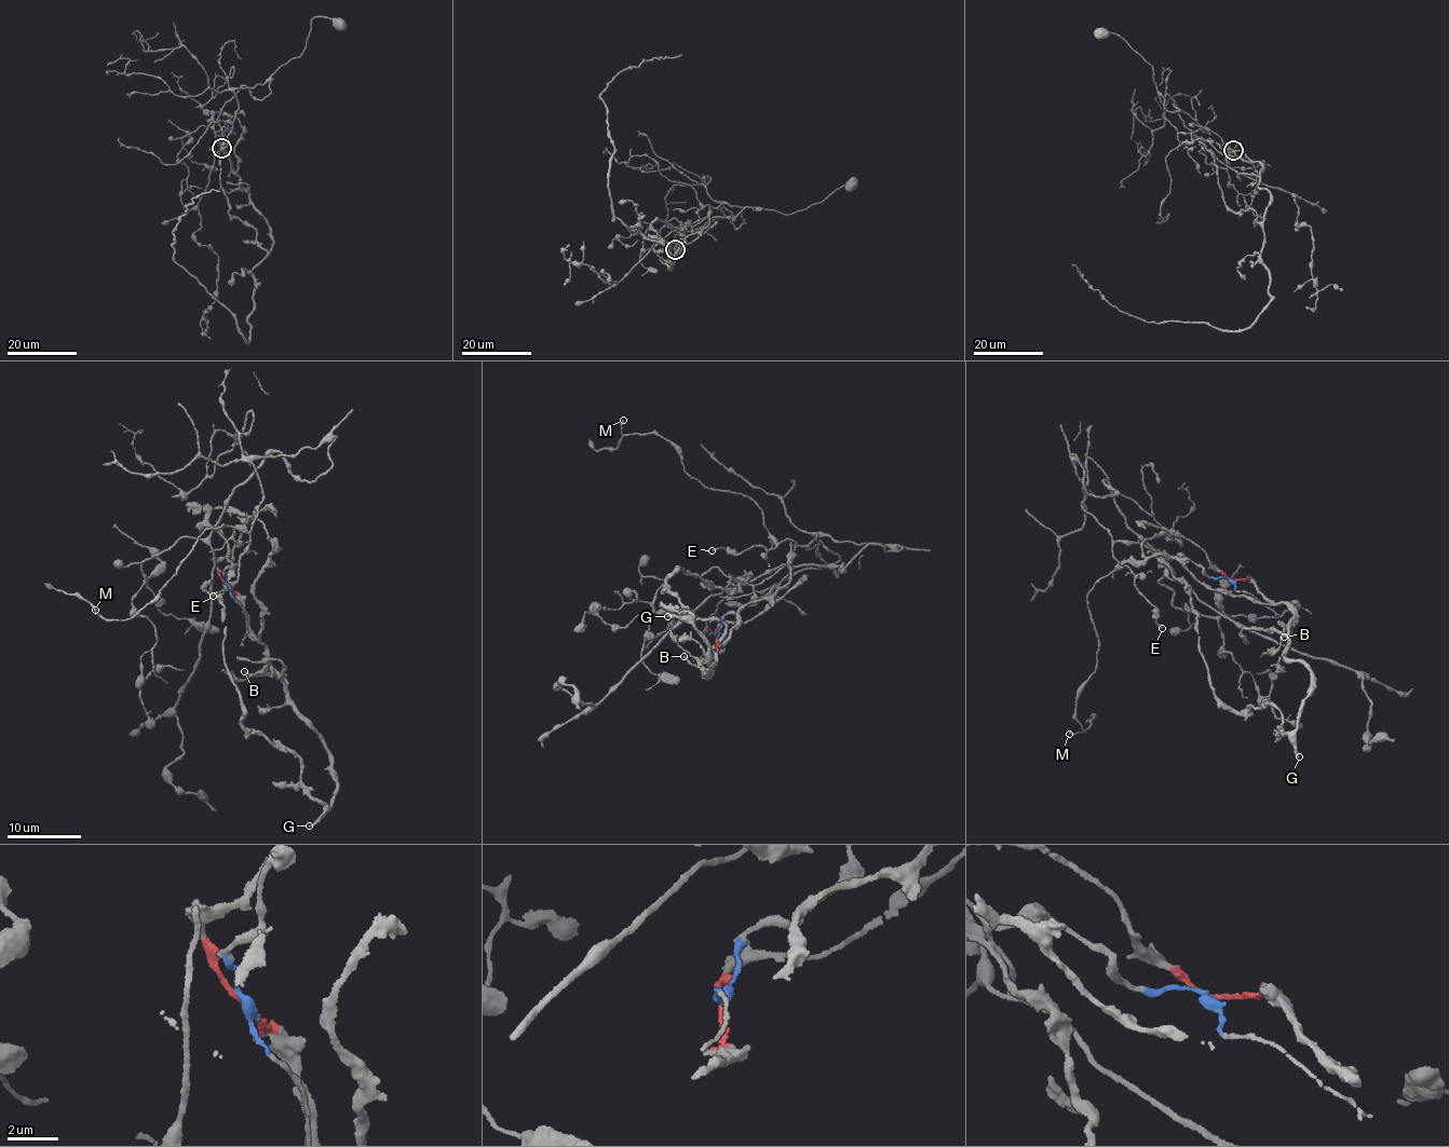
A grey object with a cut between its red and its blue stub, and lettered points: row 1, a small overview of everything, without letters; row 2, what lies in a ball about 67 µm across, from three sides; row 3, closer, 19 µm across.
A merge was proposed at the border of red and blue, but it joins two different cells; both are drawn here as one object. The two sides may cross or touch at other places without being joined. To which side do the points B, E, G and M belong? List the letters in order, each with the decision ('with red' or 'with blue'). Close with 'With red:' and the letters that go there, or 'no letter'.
B: with red
E: with blue
G: with red
M: with blue
With red: B, G

